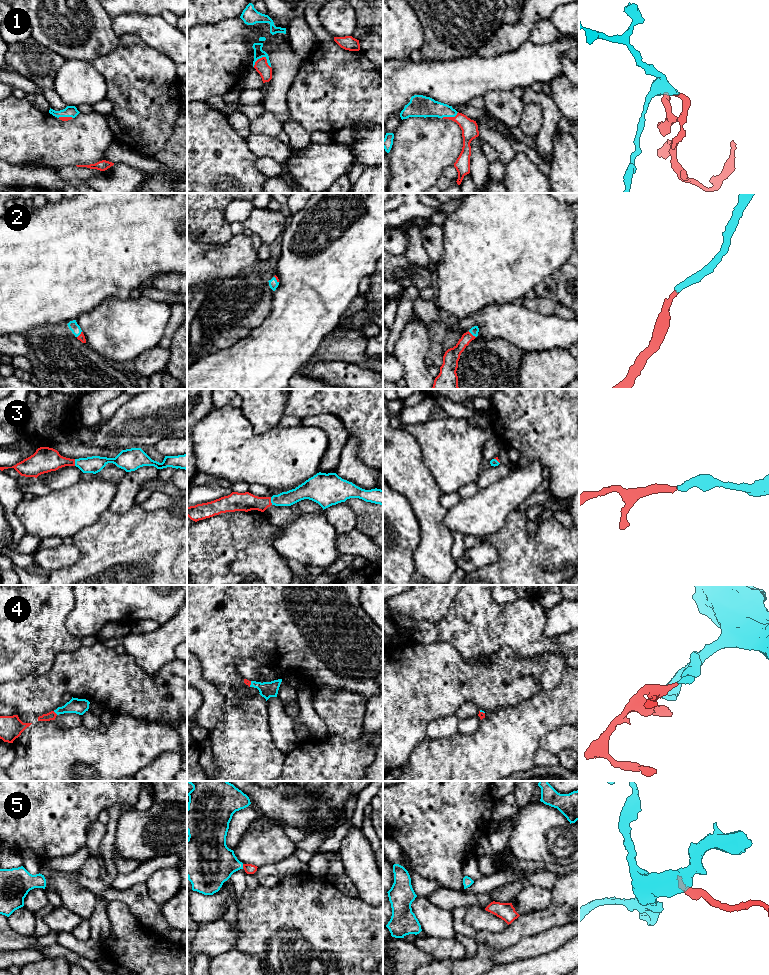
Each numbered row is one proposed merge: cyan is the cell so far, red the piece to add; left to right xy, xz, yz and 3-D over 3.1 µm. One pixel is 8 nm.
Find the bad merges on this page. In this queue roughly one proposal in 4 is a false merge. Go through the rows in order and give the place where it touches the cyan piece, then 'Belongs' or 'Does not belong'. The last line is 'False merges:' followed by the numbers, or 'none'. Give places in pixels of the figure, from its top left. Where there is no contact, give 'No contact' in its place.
1: Touches cyan at xz (263, 56). Belongs
2: Touches cyan at yz (472, 334). Belongs
3: Touches cyan at xz (271, 501). Belongs
4: Touches cyan at xy (55, 712). Belongs
5: Touches cyan at xz (242, 866). Belongs
False merges: none

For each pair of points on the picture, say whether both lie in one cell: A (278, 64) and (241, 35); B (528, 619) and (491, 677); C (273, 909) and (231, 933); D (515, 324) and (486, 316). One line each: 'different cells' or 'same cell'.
A: same cell
B: different cells
C: different cells
D: same cell

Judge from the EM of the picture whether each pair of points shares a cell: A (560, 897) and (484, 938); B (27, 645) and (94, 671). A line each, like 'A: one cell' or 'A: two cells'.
A: one cell
B: two cells

